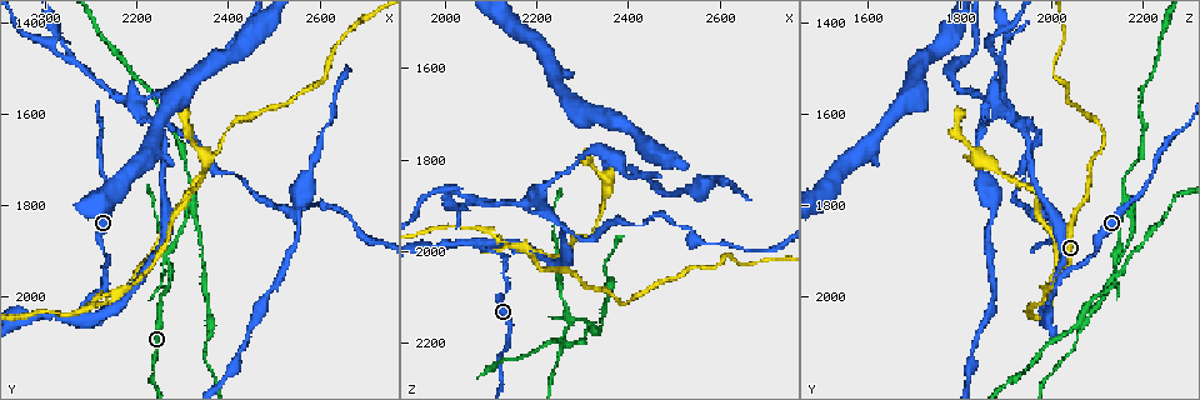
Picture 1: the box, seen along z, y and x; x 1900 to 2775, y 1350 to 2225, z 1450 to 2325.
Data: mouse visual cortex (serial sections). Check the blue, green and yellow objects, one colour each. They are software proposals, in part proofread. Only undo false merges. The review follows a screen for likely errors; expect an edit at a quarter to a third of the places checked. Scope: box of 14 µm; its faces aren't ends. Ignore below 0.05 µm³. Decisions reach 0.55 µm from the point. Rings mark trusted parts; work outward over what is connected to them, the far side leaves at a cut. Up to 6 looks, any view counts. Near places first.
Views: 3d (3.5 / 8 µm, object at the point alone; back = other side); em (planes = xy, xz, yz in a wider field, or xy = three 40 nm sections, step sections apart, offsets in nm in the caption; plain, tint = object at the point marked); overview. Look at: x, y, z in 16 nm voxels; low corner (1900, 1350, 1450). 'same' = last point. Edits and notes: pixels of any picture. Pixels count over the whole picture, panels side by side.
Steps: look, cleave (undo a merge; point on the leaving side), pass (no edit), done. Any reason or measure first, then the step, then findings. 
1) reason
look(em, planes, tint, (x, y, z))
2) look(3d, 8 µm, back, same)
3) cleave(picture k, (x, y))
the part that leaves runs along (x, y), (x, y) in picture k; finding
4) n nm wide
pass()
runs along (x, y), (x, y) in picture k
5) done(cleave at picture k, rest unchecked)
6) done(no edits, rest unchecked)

sharp bend
look(3d, 3.5 µm, (2080, 2040, 1980))

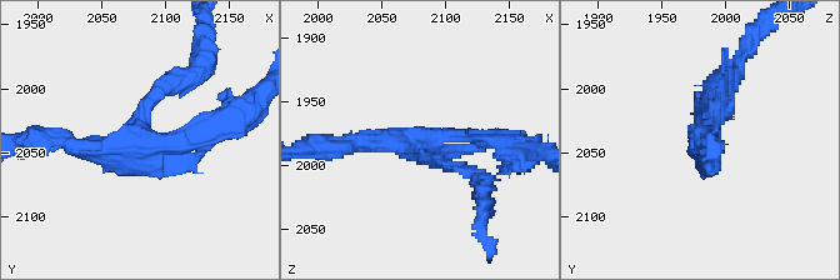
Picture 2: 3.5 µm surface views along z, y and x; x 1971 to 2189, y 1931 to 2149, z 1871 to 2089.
shape alone is not enough
look(em, xy, step 5, tint, (2080, 2036, 1982))

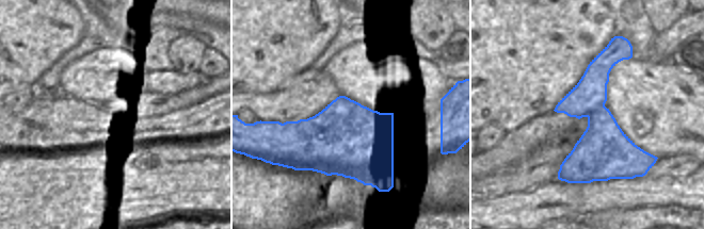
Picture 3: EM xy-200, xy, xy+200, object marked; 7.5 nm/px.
cut it another way
look(em, xy, step 1, tint, same)

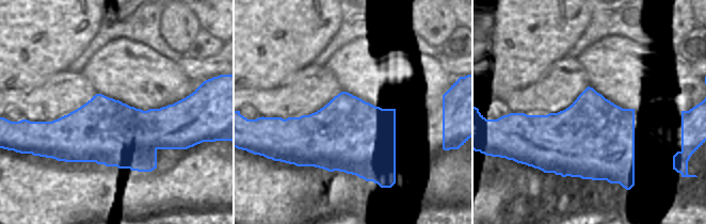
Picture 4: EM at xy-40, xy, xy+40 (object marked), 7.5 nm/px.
cleave(picture 2, (179, 155))
the part that leaves runs along (141, 134), (199, 145), (245, 115) in picture 2; a second cell is stuck on

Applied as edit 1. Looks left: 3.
redraw
look(overview)

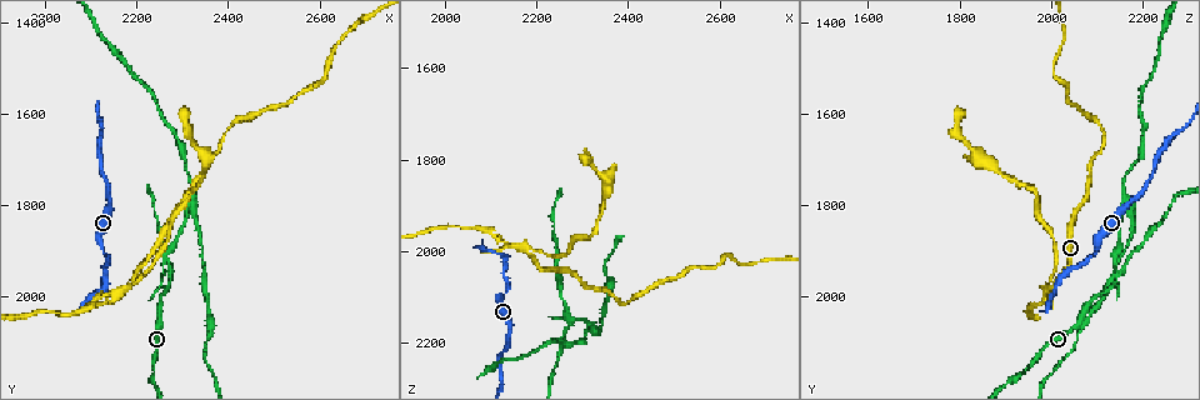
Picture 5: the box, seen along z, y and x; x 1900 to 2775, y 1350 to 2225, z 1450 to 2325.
look(em, planes, tint, (2190, 1970, 2015))

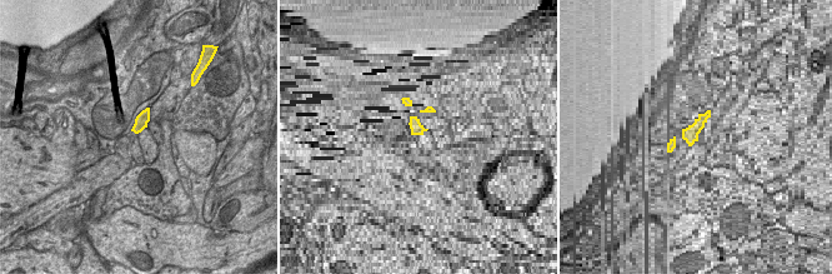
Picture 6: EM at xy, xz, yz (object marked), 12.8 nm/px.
see where the arms go
look(3d, 3.5 µm, same)

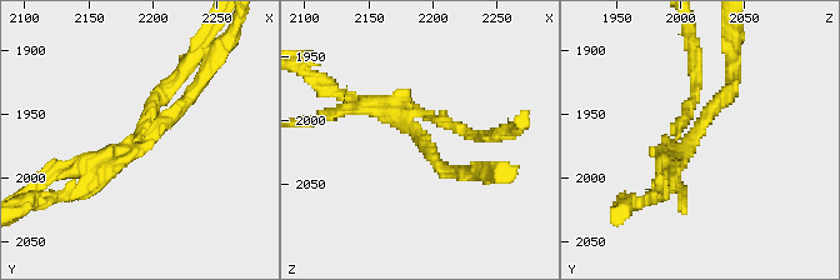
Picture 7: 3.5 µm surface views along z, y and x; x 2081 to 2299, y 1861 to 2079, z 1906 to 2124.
3 arms; arms of 150, 200, 250 nm
cleave(picture 7, (174, 111))
the part that leaves runs along (143, 135), (200, 85), (228, 43) in picture 7; a second cell is stuck on

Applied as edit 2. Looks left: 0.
done(cleave at picture 2, cleave at picture 7, rest unchecked)

